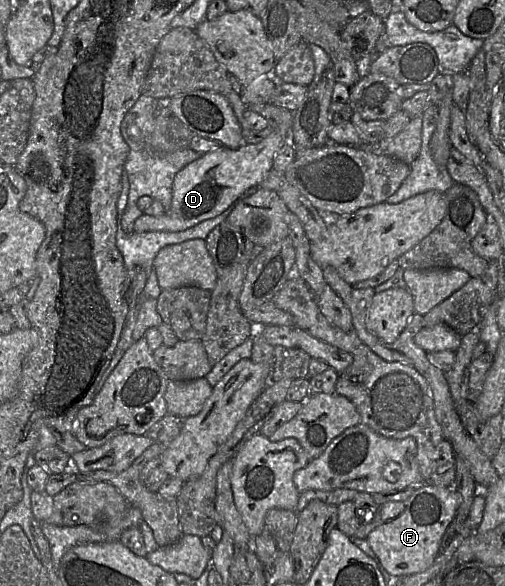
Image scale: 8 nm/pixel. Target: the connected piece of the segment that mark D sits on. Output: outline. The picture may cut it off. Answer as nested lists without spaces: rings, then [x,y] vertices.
[[[273,130],[268,137],[257,144],[243,143],[236,149],[219,146],[202,154],[175,175],[170,209],[156,217],[143,213],[135,221],[134,232],[180,232],[215,218],[246,190],[259,187],[273,168],[274,157],[285,142],[290,141]]]

